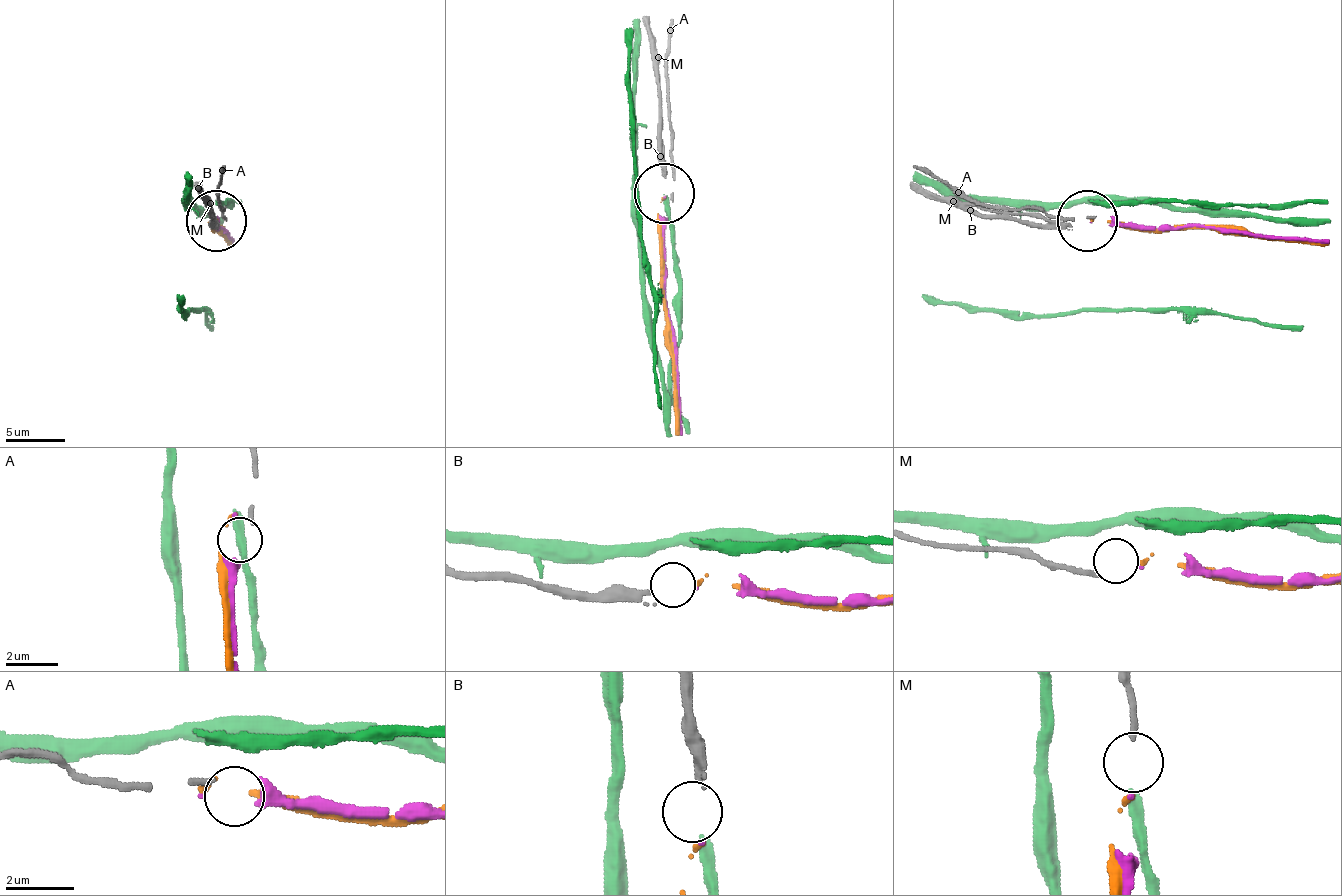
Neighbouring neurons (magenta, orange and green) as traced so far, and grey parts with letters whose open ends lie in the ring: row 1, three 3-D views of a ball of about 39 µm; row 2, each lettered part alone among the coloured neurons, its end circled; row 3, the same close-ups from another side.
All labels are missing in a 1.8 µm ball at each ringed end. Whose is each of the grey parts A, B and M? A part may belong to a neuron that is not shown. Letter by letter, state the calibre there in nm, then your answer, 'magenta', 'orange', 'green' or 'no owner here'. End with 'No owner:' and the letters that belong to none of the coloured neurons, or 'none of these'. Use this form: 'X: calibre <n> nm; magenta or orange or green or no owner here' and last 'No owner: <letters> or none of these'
A: calibre 150 nm; no owner here
B: calibre 300 nm; orange
M: calibre 170 nm; magenta
No owner: A

